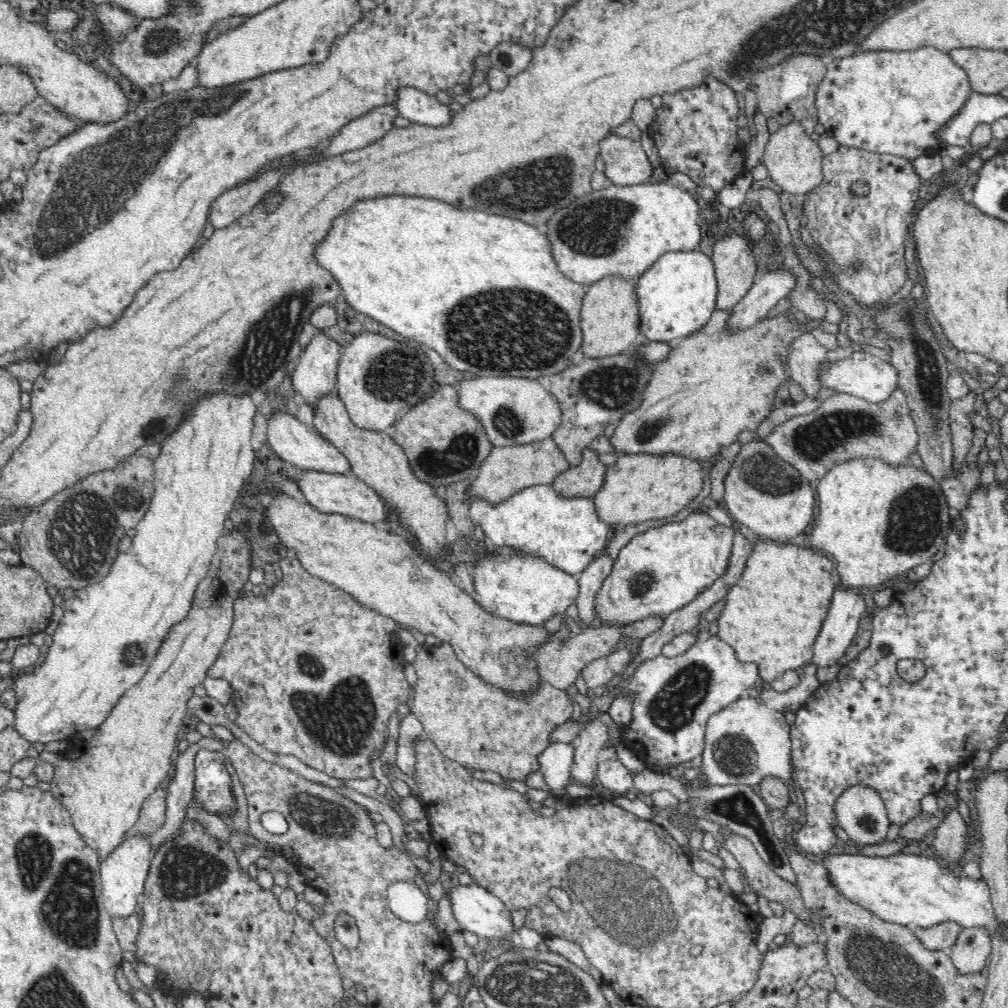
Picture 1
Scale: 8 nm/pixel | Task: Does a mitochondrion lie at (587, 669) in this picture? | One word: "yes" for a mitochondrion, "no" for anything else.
no

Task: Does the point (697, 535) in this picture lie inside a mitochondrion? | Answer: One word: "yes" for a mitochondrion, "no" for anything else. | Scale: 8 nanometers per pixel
no

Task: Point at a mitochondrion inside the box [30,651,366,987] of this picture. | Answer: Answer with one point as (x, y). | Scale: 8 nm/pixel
(189, 870)

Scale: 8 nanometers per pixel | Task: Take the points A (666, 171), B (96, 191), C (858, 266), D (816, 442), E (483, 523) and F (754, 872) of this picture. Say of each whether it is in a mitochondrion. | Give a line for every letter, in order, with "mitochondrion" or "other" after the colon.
A: other
B: mitochondrion
C: mitochondrion
D: mitochondrion
E: other
F: other

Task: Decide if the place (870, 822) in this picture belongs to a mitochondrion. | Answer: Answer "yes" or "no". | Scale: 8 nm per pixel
yes

